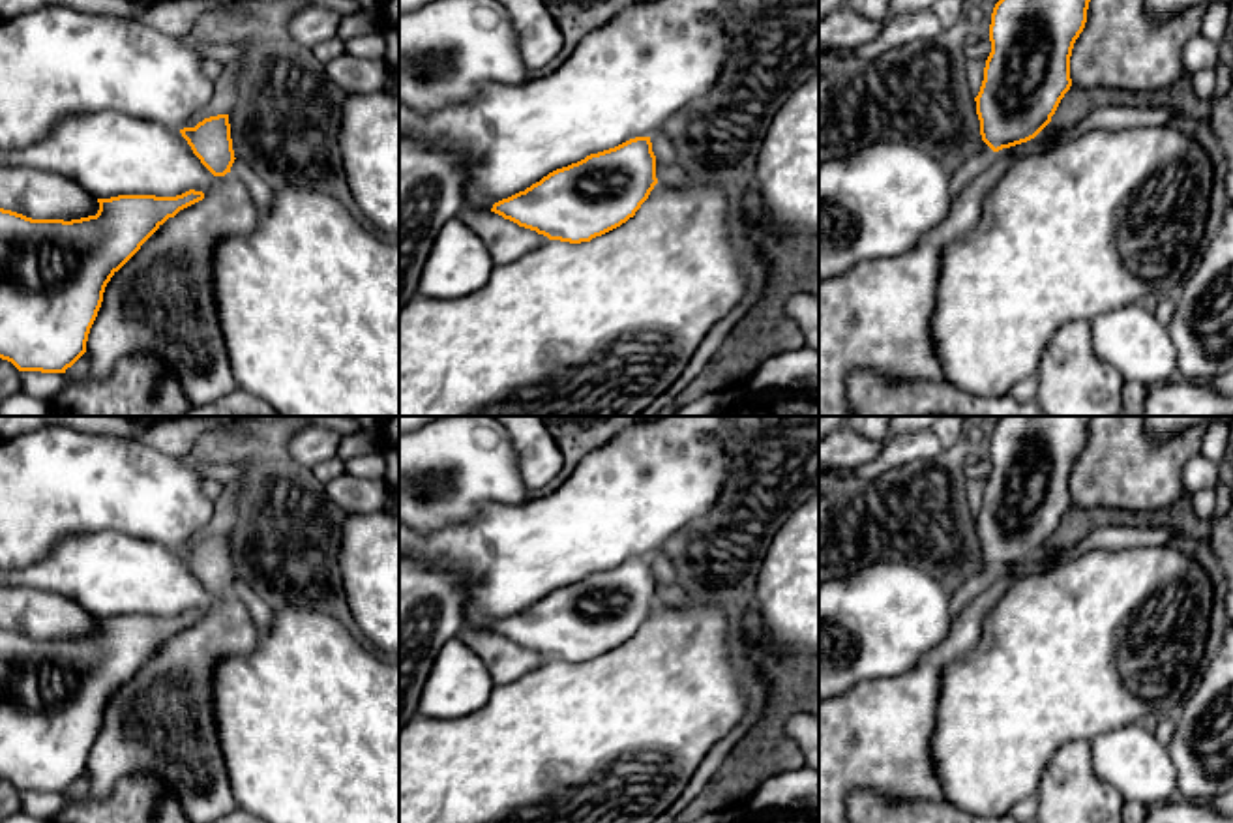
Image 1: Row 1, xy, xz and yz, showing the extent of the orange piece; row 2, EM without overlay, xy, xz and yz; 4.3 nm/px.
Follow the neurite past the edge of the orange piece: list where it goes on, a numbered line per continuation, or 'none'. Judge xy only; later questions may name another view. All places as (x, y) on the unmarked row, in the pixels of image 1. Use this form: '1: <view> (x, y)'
none

